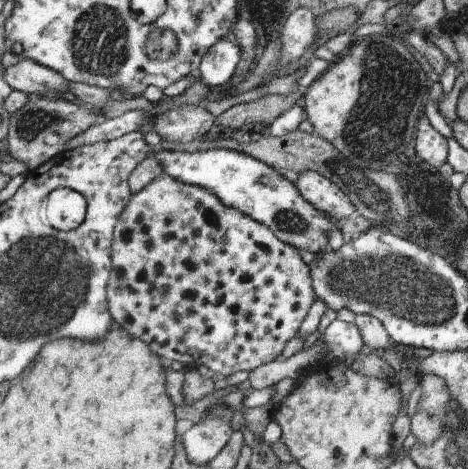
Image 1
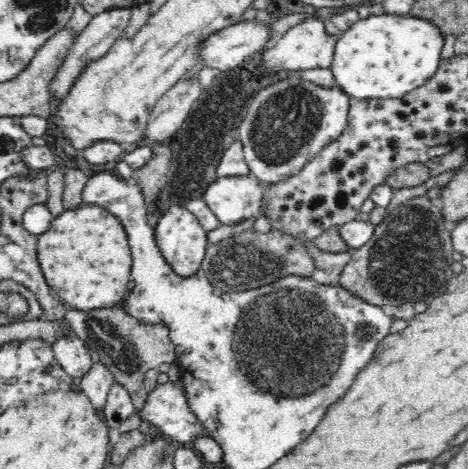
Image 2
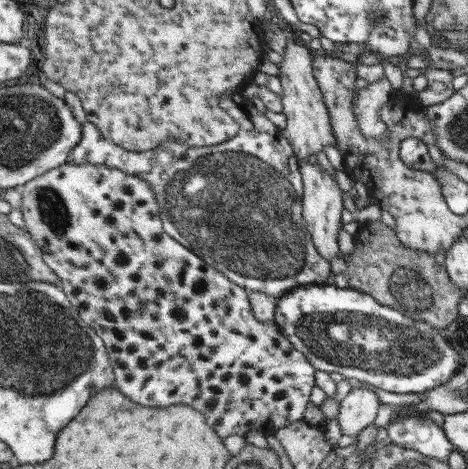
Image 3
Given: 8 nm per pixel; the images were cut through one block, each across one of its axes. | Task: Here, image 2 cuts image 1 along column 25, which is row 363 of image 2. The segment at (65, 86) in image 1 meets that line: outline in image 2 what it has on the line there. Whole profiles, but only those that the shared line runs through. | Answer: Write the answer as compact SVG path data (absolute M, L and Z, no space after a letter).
M68 330L66 334L58 336L56 342L52 344L52 350L54 350L60 366L72 378L82 378L90 370L90 366L94 364L88 354L90 348L86 346L84 340L78 338L78 334L74 330Z

